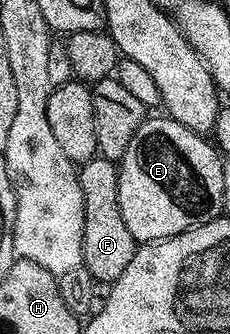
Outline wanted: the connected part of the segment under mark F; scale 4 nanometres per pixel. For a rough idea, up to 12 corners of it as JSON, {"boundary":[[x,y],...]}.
{"boundary":[[96,157],[77,174],[83,266],[96,284],[125,273],[137,246],[121,217],[119,172]]}

